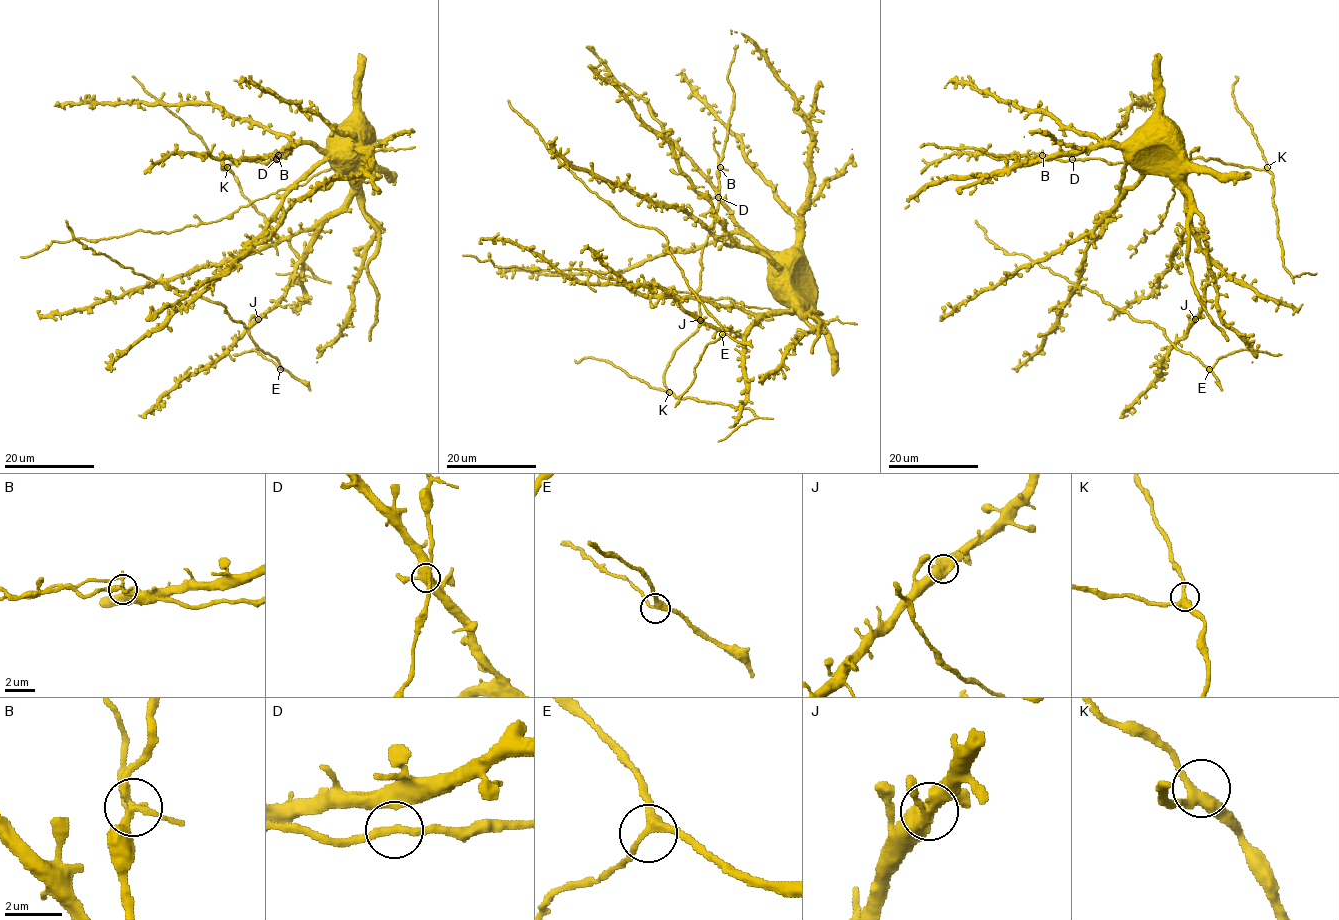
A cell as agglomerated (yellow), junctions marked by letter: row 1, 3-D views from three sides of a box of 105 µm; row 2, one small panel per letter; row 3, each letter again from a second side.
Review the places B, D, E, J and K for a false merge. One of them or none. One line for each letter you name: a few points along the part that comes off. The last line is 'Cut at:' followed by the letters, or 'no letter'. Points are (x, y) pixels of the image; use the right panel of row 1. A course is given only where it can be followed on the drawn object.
B: course (1042, 156), (1040, 152), (1031, 152), (1002, 159)
Cut at: B

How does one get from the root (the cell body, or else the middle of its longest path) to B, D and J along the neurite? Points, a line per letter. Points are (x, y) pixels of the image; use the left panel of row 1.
B: (359, 132), (343, 136), (328, 150), (298, 143), (281, 151), (277, 160), (278, 156)
D: (359, 132), (343, 136), (328, 150), (298, 143), (281, 151), (276, 159)
J: (359, 132), (364, 137), (364, 149), (358, 157), (356, 186), (324, 223), (297, 266), (294, 283), (258, 319)

